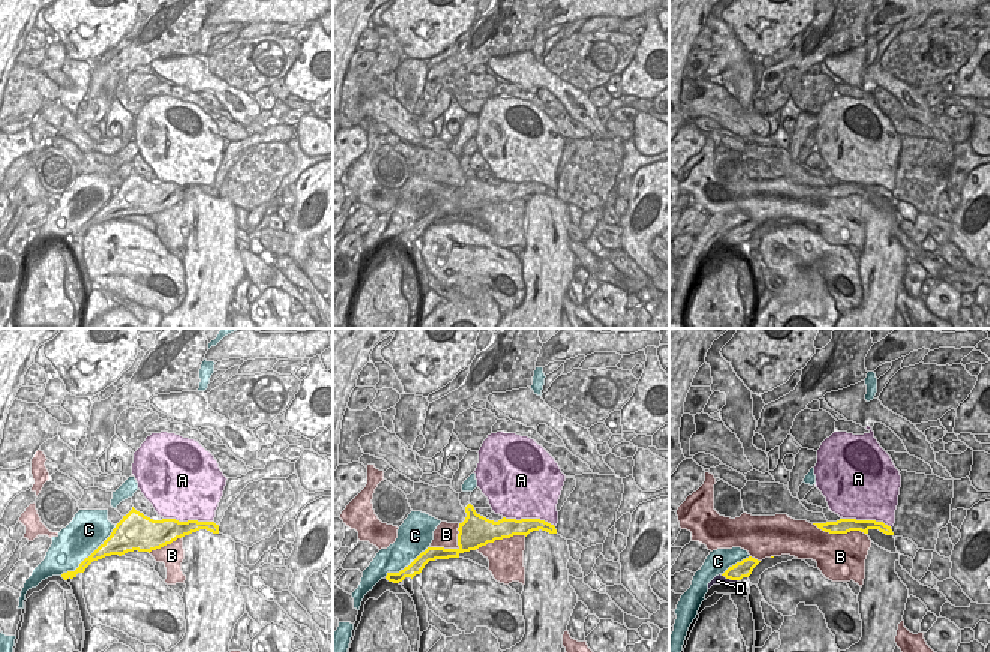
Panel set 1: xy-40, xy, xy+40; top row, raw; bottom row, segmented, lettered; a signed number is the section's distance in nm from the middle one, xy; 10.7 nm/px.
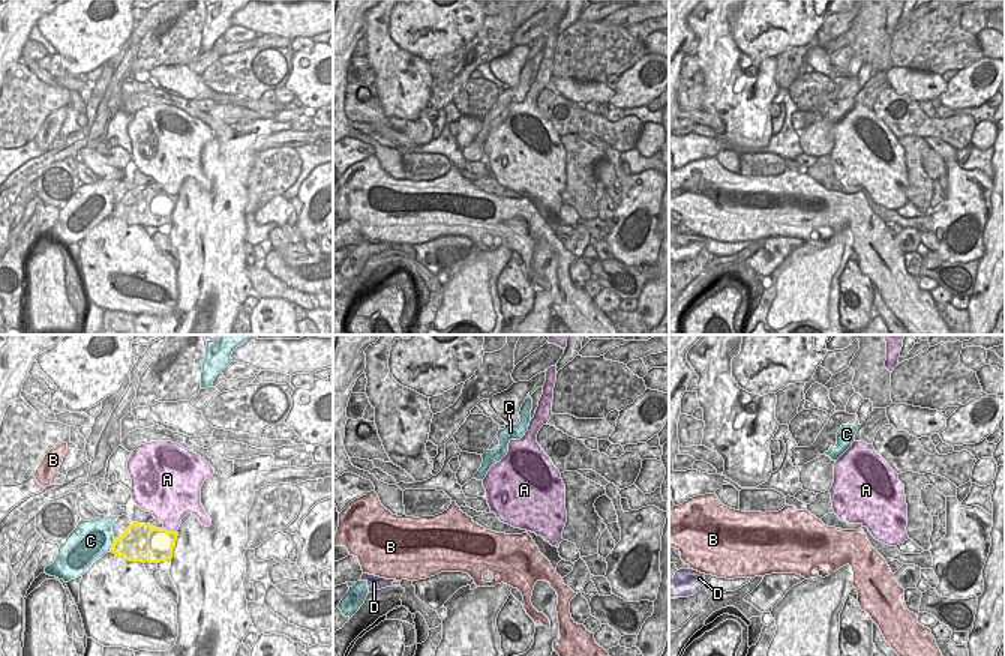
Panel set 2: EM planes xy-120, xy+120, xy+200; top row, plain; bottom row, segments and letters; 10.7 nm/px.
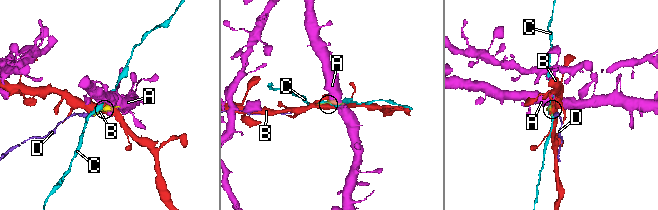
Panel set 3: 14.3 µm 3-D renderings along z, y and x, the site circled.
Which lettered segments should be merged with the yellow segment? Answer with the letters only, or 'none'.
D.

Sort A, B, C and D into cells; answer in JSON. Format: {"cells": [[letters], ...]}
{"cells": [["A"], ["B"], ["C"], ["D"]]}

